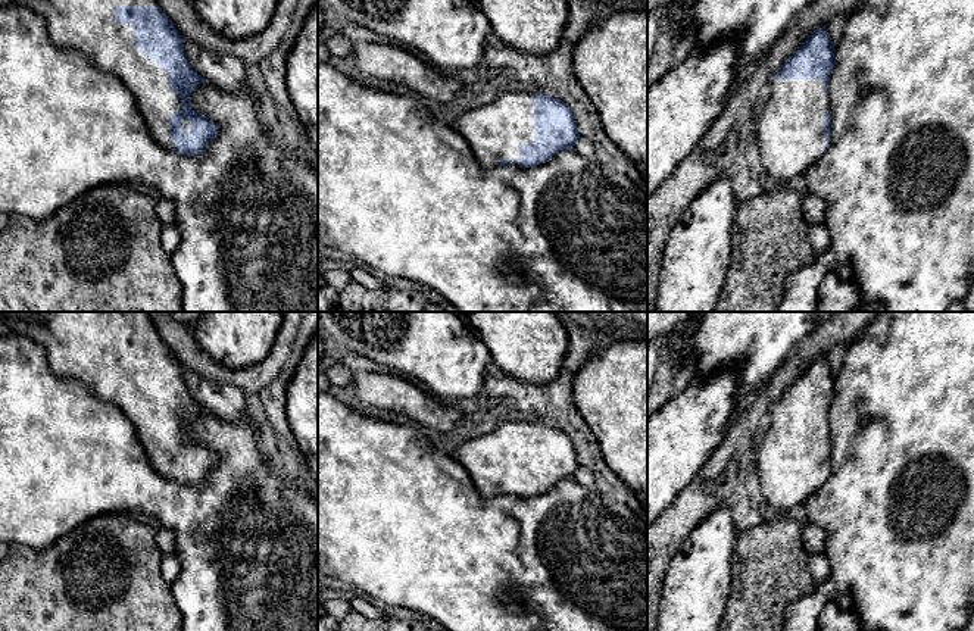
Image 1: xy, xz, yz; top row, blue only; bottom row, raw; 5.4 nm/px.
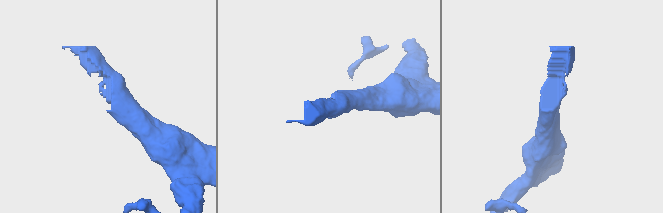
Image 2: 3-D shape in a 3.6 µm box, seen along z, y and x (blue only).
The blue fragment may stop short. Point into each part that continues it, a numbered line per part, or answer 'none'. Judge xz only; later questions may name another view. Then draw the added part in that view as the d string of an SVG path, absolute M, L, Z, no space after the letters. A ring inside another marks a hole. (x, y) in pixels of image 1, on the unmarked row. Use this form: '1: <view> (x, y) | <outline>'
1: xz (496, 459) | M502 422L491 432L462 441L452 456L468 471L475 490L484 497L499 497L502 488L519 496L519 475L534 472L534 422Z

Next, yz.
1: yz (790, 462) | M772 409L772 421L759 449L756 468L761 481L764 500L780 513L787 513L797 505L805 505L806 499L825 482L824 475L831 472L824 468L824 443L830 438L830 424L824 422L822 409Z

